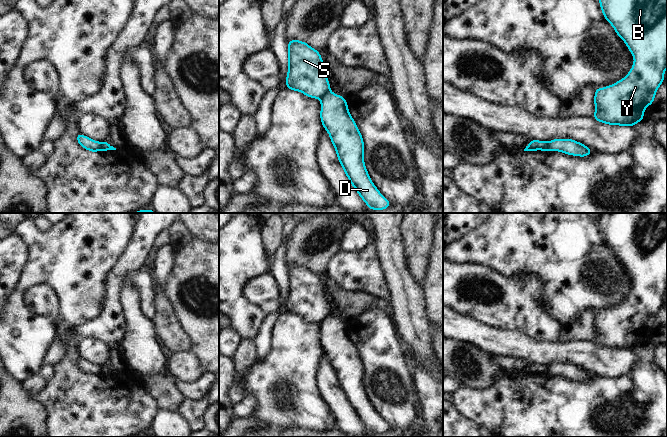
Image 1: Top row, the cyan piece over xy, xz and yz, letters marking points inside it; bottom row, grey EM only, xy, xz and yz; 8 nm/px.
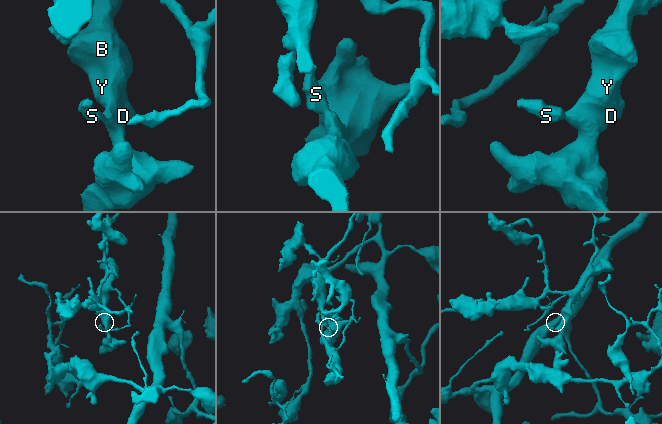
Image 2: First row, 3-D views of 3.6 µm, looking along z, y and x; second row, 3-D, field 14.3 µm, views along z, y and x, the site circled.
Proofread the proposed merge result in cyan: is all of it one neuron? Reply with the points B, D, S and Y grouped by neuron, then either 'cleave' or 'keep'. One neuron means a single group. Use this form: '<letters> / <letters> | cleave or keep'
B D Y / S | cleave

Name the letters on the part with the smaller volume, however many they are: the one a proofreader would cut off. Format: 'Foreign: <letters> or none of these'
Foreign: S

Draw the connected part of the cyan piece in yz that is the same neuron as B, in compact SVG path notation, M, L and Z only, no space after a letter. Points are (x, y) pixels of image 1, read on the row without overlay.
M603 213L599 218L599 228L604 242L634 280L634 288L622 304L595 313L592 342L608 349L634 351L645 342L645 332L652 329L657 313L664 306L667 292L667 213Z

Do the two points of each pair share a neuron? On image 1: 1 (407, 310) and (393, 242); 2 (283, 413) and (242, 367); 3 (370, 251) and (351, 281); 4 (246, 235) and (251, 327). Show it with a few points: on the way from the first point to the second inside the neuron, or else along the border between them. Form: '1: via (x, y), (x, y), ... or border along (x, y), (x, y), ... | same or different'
1: via (405, 293), (396, 273), (393, 259) | same
2: border along (256, 361), (243, 378), (245, 393) | different
3: via (367, 258), (365, 264), (355, 274) | same
4: via (236, 258), (236, 304) | same

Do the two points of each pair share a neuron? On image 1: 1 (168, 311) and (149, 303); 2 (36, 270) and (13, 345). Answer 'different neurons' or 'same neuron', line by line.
1: different neurons
2: same neuron

